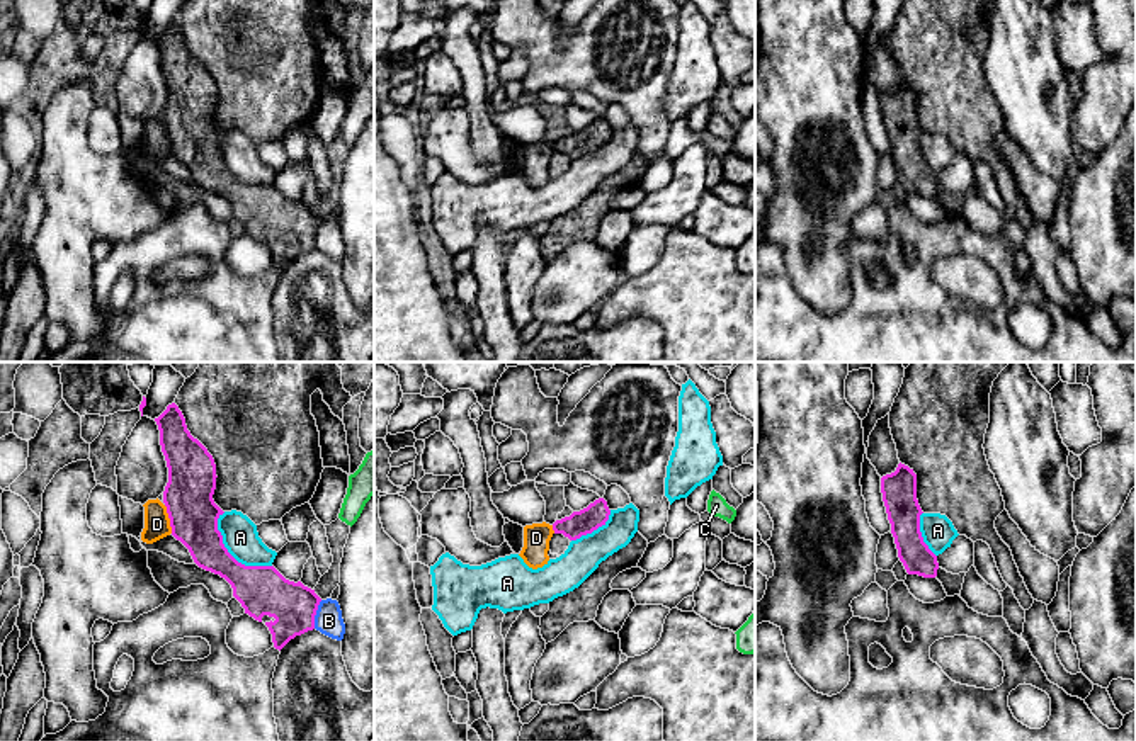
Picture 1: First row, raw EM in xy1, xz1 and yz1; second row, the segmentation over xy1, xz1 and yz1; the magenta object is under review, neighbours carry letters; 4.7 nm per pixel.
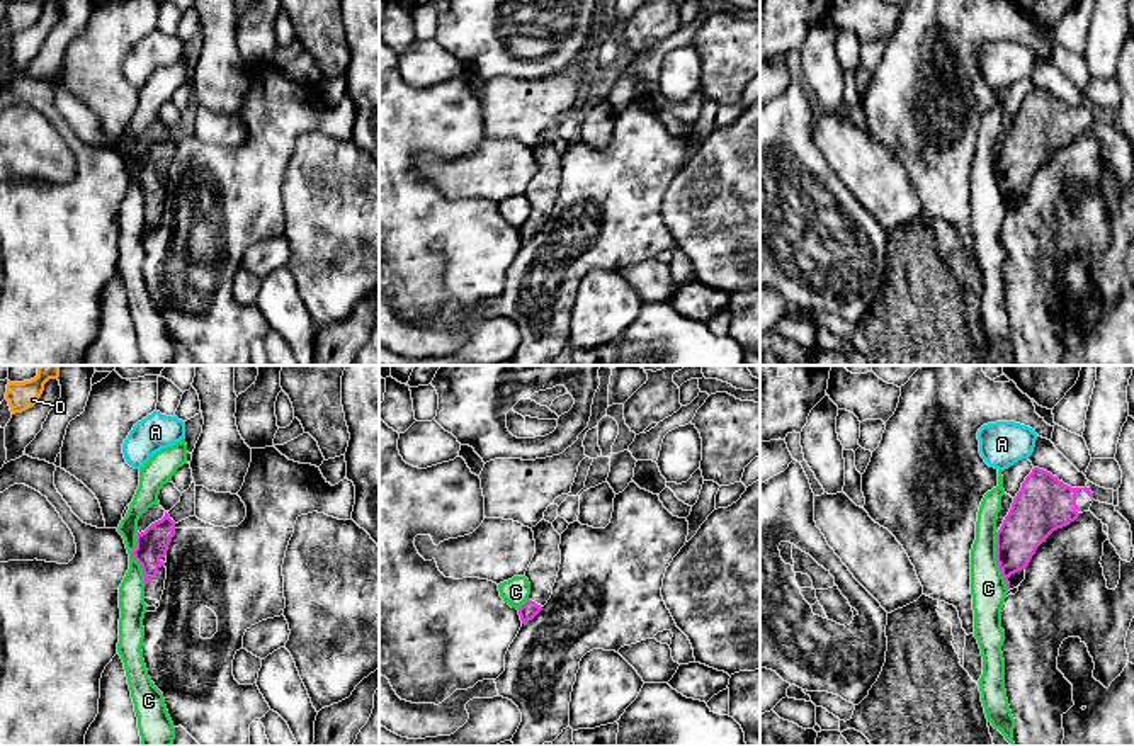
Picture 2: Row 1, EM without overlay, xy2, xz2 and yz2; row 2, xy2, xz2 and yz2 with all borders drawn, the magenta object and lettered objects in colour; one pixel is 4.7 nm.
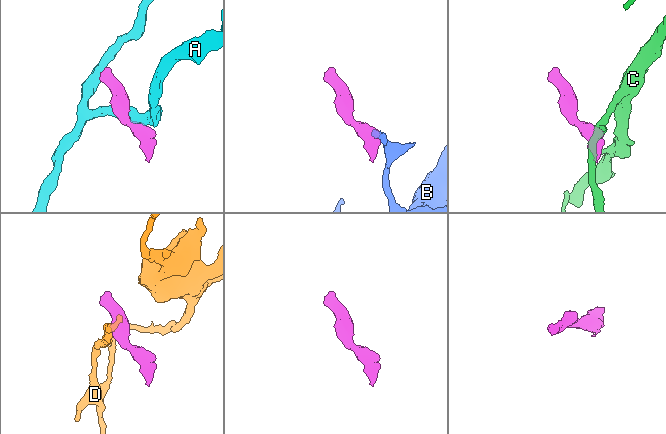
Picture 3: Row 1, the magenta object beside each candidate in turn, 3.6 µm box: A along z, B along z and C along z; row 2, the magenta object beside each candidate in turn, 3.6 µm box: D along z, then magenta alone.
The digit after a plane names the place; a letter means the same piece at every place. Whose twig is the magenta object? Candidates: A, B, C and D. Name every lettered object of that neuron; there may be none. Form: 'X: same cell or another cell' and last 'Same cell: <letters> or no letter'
A: another cell
B: another cell
C: another cell
D: another cell
Same cell: no letter

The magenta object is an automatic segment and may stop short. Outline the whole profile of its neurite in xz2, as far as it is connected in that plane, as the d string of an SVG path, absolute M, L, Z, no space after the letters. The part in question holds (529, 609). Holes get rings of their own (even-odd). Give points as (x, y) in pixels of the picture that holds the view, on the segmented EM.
M541 520L532 527L536 540L536 554L525 571L530 583L529 600L519 608L522 624L532 620L553 595L553 586L561 564L561 535L553 523Z

